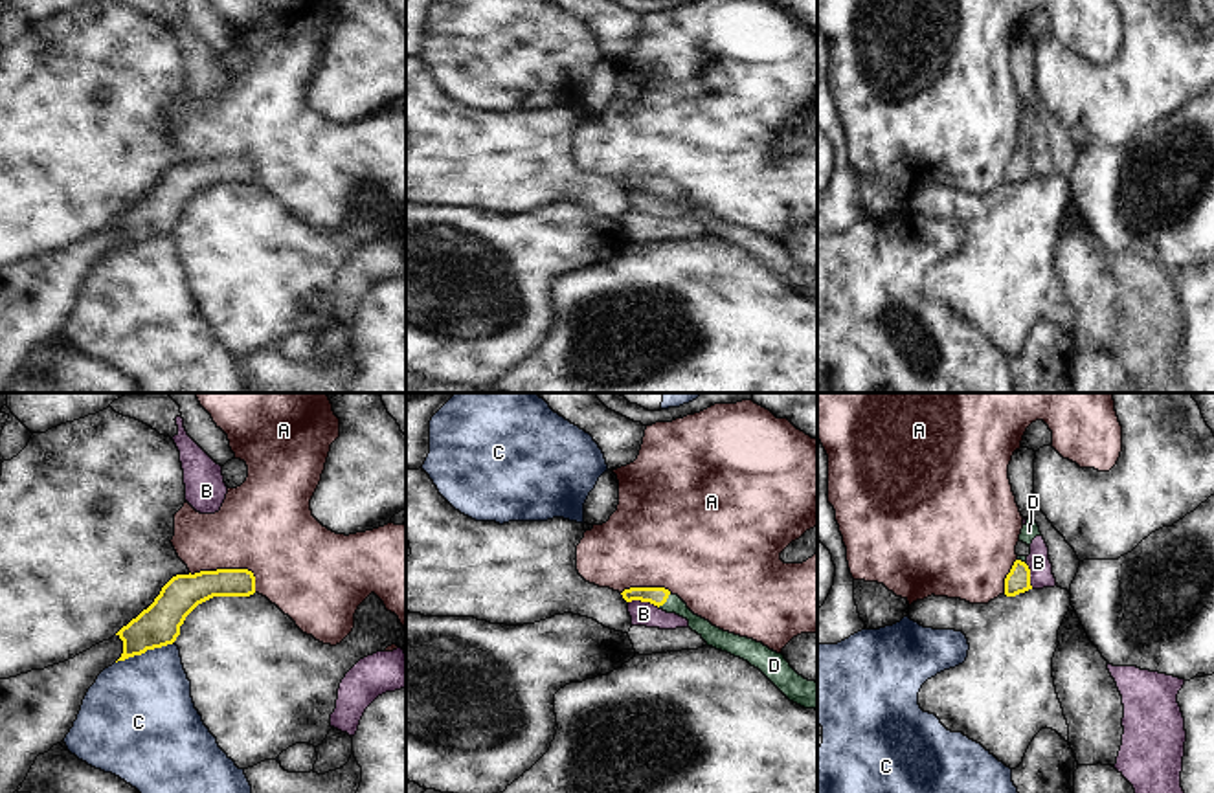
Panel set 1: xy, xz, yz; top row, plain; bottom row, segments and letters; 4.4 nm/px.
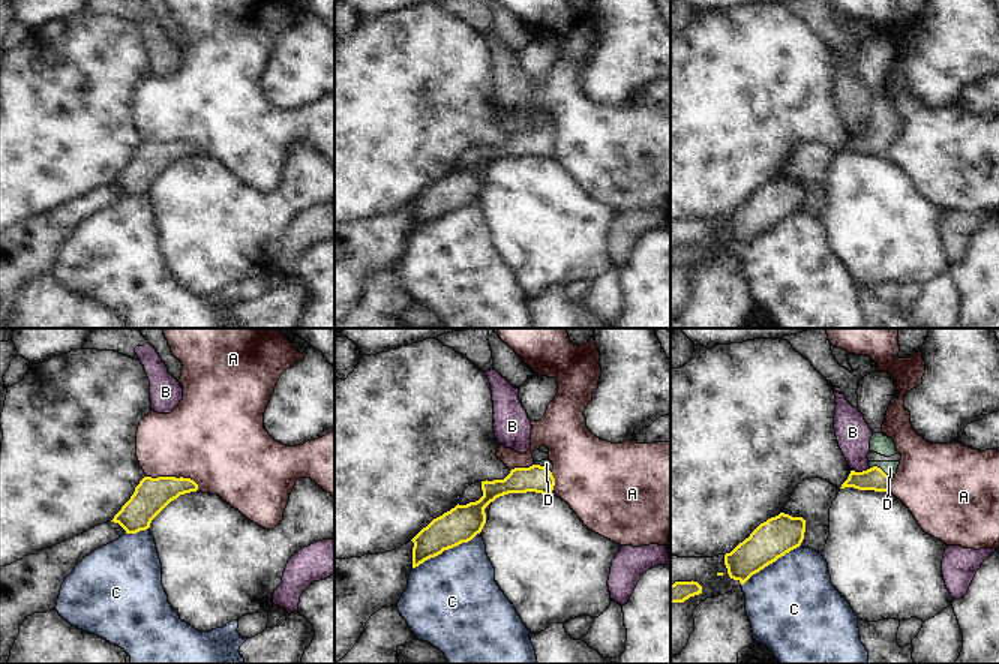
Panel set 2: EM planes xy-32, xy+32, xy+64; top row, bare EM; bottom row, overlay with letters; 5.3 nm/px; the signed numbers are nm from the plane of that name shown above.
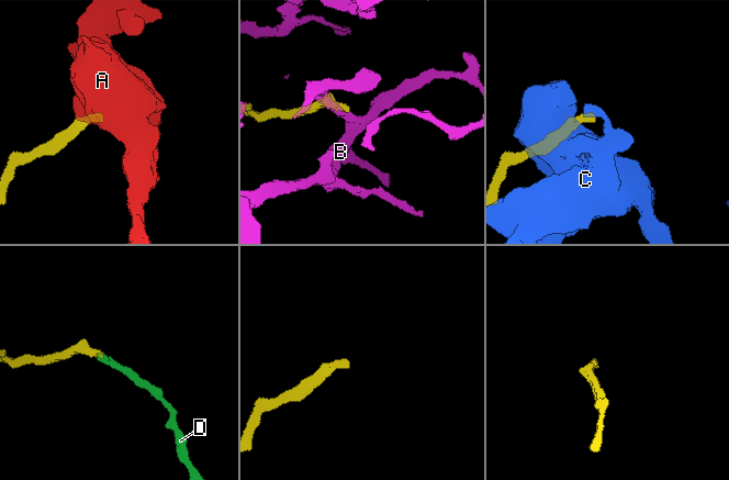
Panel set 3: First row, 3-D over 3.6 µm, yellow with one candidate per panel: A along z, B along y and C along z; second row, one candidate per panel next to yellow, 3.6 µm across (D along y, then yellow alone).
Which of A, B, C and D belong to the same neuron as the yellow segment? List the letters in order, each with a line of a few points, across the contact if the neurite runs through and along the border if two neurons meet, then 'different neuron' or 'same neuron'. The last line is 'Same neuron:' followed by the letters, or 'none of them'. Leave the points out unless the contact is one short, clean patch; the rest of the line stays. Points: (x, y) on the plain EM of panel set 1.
A: line xy (190, 160), (248, 158), (254, 166), (256, 180); different neuron
B: line xz (629, 189), (649, 189), (658, 197); different neuron
C: different neuron
D: line xz (654, 184), (665, 189), (674, 193); same neuron
Same neuron: D

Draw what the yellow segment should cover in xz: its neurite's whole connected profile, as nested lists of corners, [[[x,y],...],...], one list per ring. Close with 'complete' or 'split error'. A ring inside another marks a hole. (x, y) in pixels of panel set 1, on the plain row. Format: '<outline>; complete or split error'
[[[630,176],[624,178],[626,191],[641,189],[658,195],[667,202],[676,202],[689,209],[689,217],[696,220],[707,235],[727,240],[759,257],[790,290],[817,299],[817,272],[799,264],[782,242],[777,242],[748,226],[740,226],[713,215],[709,209],[694,204],[687,193],[665,176]]]; split error

